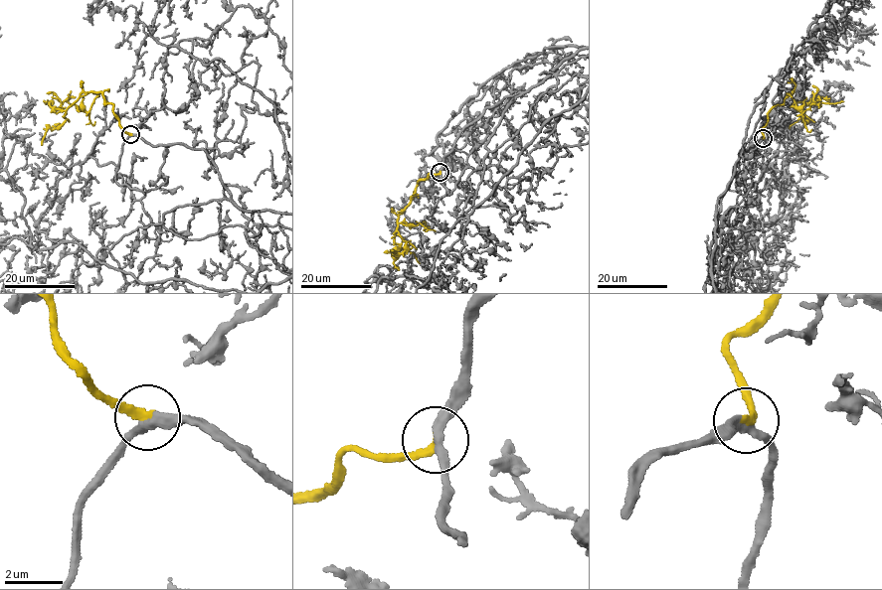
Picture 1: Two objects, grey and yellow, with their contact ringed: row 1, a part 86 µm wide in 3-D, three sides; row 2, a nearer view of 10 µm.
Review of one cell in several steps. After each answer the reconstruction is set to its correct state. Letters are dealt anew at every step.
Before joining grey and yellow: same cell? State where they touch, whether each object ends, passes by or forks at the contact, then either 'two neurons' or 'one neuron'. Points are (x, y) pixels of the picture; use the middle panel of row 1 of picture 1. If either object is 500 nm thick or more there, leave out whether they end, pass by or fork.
at (440, 172); grey passes by; yellow ends there; one neuron

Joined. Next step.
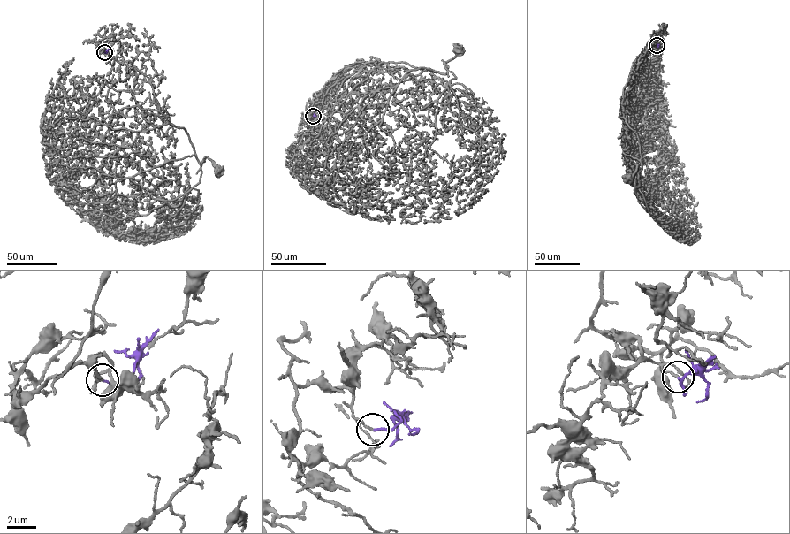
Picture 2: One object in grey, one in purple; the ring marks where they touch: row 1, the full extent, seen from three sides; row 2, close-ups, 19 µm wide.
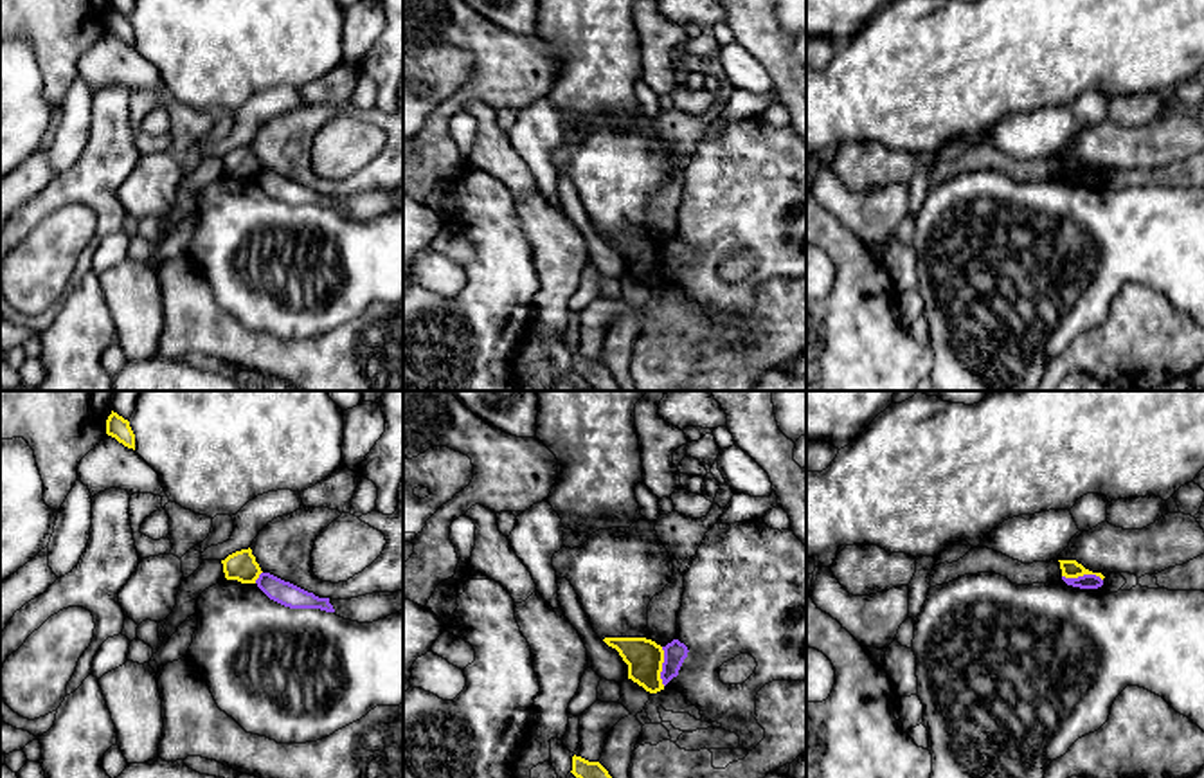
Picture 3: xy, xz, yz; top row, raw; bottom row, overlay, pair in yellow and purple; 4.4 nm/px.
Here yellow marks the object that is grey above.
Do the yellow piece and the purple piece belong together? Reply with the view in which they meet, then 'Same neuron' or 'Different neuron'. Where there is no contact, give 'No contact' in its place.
Touches yellow in yz. Different neuron

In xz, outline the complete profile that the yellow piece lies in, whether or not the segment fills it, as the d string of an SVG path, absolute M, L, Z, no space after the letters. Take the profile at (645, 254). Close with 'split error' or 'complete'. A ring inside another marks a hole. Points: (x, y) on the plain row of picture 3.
M605 234L603 238L615 245L628 261L628 276L650 290L664 286L660 276L664 247L660 241L646 234Z; complete

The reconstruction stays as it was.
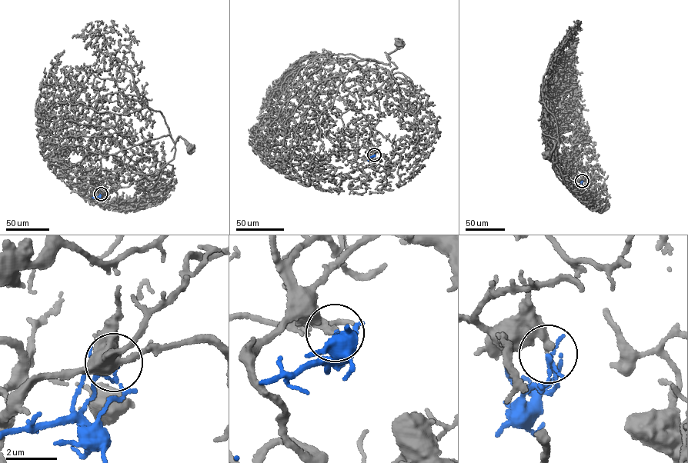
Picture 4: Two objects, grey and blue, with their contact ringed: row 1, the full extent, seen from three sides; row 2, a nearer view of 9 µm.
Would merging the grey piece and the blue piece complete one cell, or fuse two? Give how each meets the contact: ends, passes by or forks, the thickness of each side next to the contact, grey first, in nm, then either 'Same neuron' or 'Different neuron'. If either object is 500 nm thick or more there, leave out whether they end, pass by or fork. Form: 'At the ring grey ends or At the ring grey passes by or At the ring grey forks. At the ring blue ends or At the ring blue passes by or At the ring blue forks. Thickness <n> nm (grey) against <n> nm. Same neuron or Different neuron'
At the ring grey ends. At the ring blue ends. Thickness 320 nm (grey) against 140 nm. Different neuron

